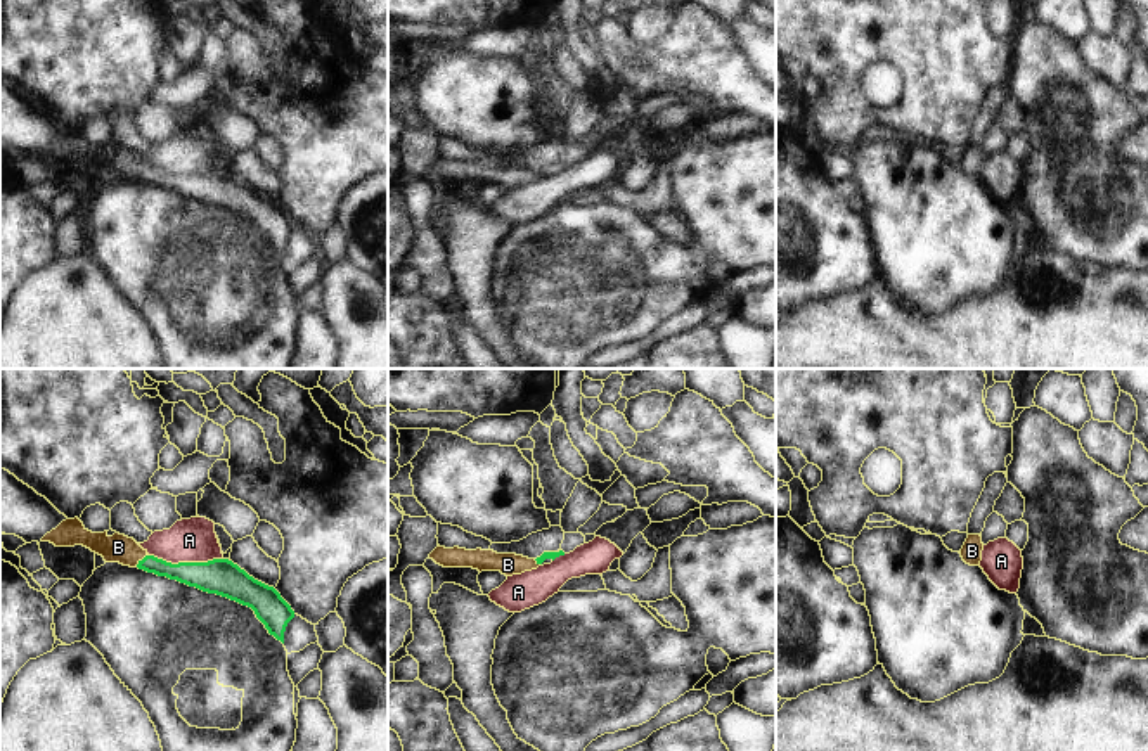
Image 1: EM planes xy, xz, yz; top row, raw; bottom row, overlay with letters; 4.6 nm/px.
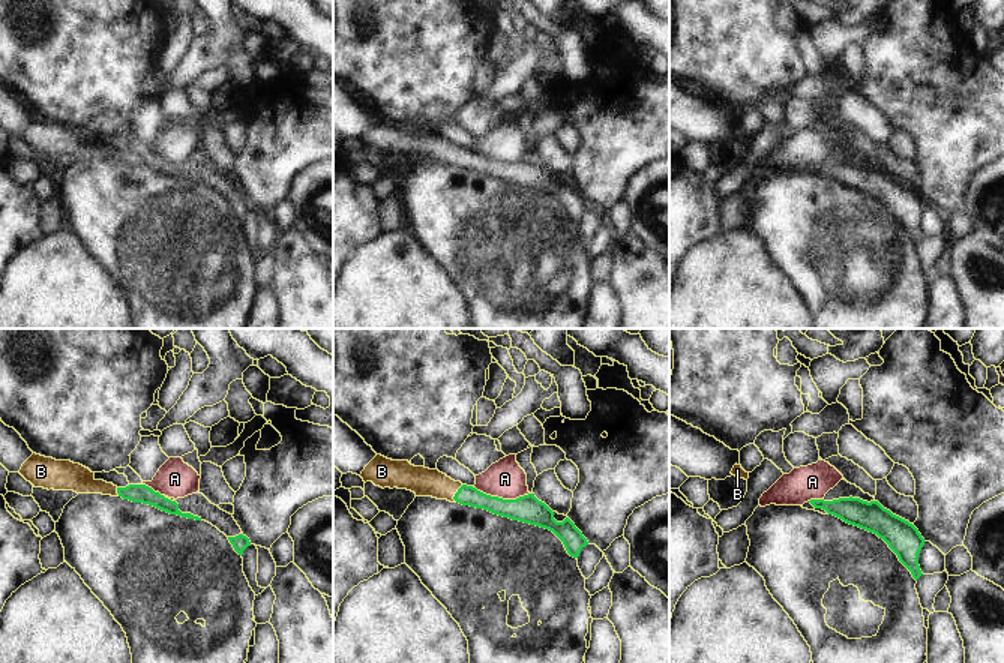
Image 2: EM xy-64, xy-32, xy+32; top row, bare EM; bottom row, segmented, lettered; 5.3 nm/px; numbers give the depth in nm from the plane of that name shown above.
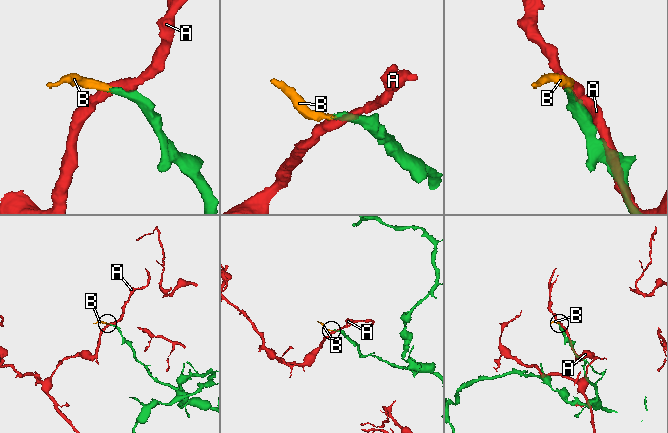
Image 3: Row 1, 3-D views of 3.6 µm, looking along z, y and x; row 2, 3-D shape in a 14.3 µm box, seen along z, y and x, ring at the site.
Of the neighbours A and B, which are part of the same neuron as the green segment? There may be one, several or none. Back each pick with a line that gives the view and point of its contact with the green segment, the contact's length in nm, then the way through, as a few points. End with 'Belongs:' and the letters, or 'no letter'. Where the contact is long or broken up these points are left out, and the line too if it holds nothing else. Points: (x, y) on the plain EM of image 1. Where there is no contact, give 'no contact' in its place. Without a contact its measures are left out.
B: contact xy (141, 173); length 90 nm; way xy (191, 186), (170, 184), (141, 173), (118, 160)
Belongs: B

